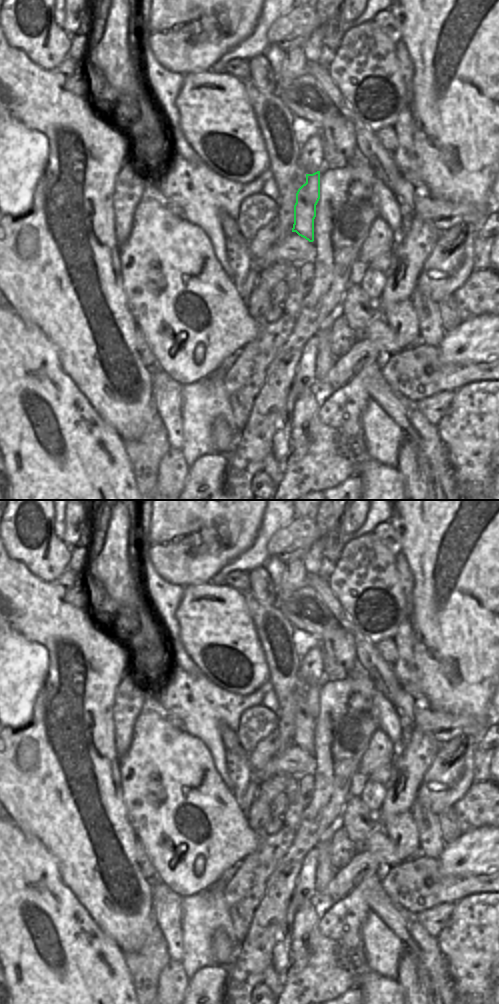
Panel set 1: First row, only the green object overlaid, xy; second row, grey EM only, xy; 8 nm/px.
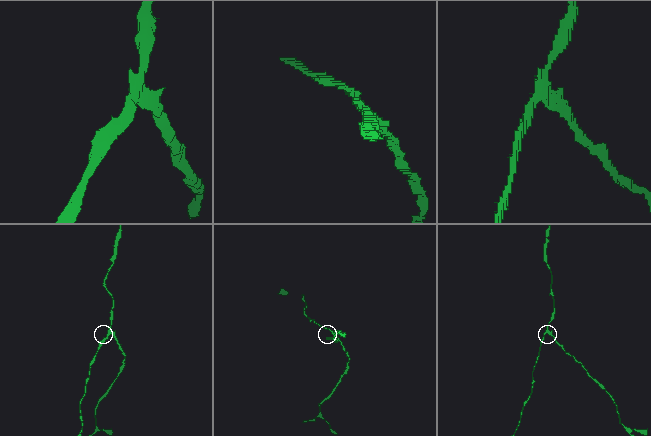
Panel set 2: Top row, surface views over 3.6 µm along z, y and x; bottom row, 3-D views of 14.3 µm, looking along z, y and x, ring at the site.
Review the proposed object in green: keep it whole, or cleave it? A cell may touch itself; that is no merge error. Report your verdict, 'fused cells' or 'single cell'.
fused cells

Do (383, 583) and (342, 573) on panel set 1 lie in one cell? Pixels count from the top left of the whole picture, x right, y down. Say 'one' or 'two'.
one

